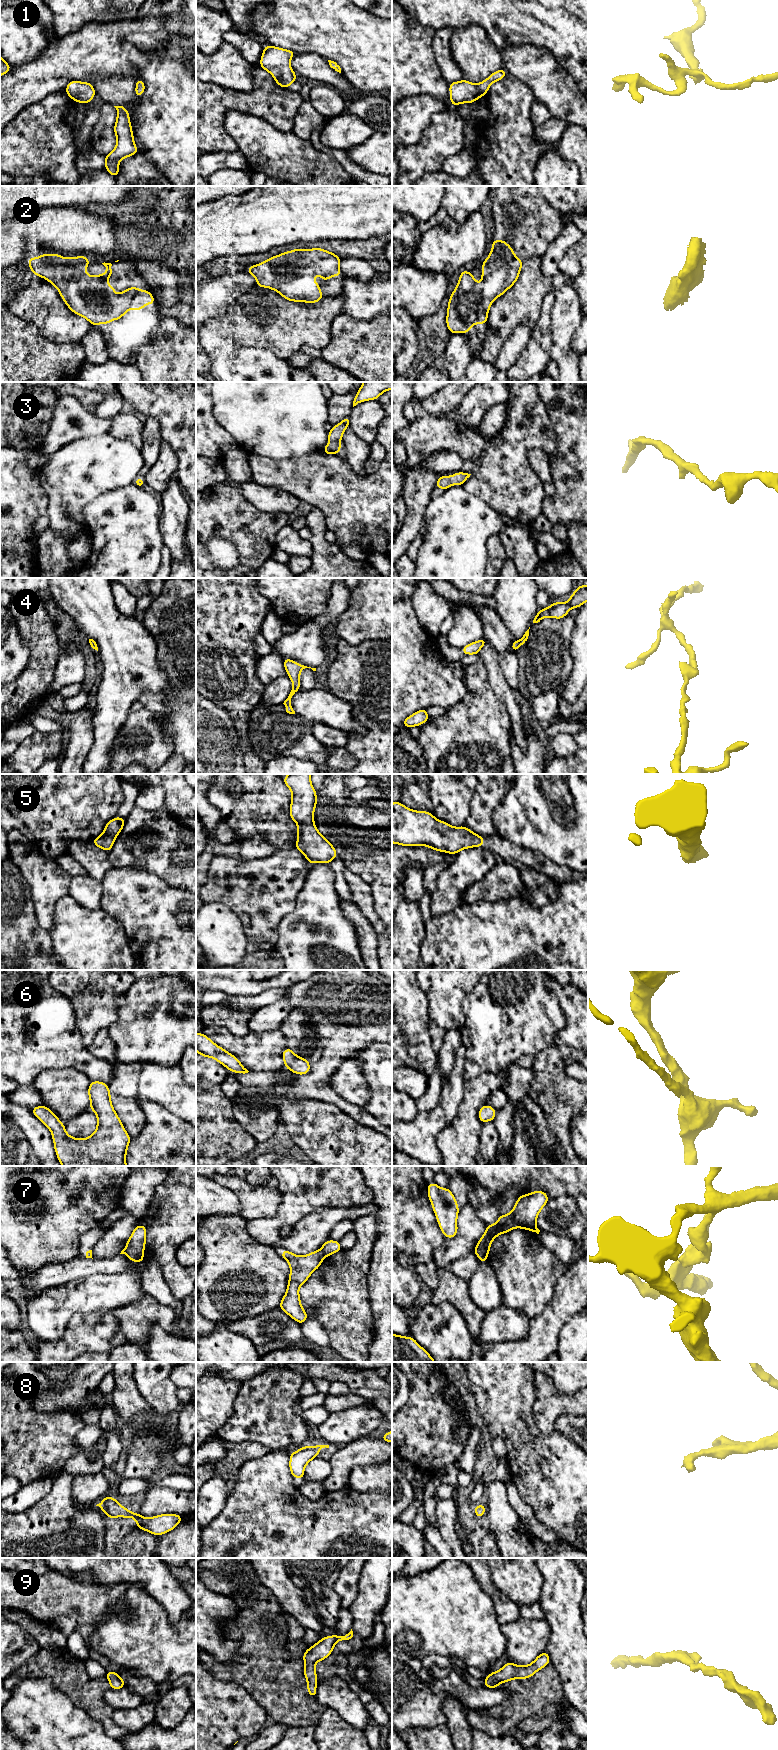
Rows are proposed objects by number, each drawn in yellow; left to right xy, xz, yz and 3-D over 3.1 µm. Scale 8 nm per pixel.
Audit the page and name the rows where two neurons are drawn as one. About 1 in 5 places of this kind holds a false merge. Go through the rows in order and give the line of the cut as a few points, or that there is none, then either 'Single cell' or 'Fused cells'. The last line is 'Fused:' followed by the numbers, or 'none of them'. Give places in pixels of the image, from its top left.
1: No split. Single cell
2: No split. Single cell
3: No split. Single cell
4: No split. Single cell
5: No split. Single cell
6: No split. Single cell
7: Split along xz (320, 1249), (325, 1255). Fused cells
8: No split. Single cell
9: No split. Single cell
Fused: 7

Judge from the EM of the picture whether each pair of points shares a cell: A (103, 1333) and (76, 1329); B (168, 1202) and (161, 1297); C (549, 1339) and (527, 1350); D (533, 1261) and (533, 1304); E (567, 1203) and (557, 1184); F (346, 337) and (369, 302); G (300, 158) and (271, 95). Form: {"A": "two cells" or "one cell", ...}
{"A": "one cell", "B": "two cells", "C": "one cell", "D": "one cell", "E": "two cells", "F": "two cells", "G": "two cells"}

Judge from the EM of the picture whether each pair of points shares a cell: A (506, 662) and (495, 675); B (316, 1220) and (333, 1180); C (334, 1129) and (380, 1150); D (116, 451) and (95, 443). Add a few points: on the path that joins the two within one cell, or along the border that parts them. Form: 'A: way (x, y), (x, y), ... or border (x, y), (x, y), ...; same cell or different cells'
A: border (498, 654), (505, 680), (512, 689); different cells
B: border (345, 1208), (318, 1208), (300, 1219); different cells
C: way (345, 1125), (355, 1125), (369, 1139); same cell
D: way (111, 451), (103, 451), (100, 448); same cell

